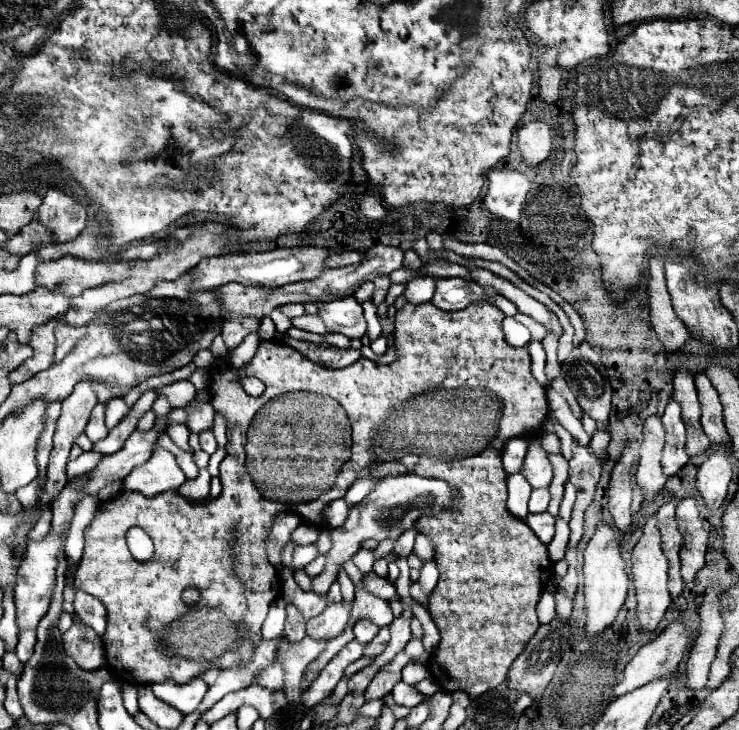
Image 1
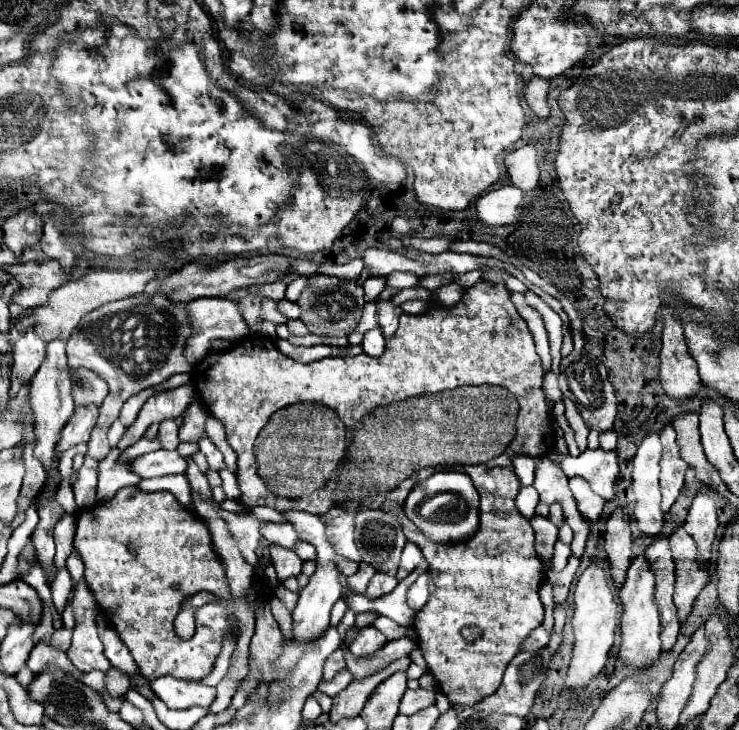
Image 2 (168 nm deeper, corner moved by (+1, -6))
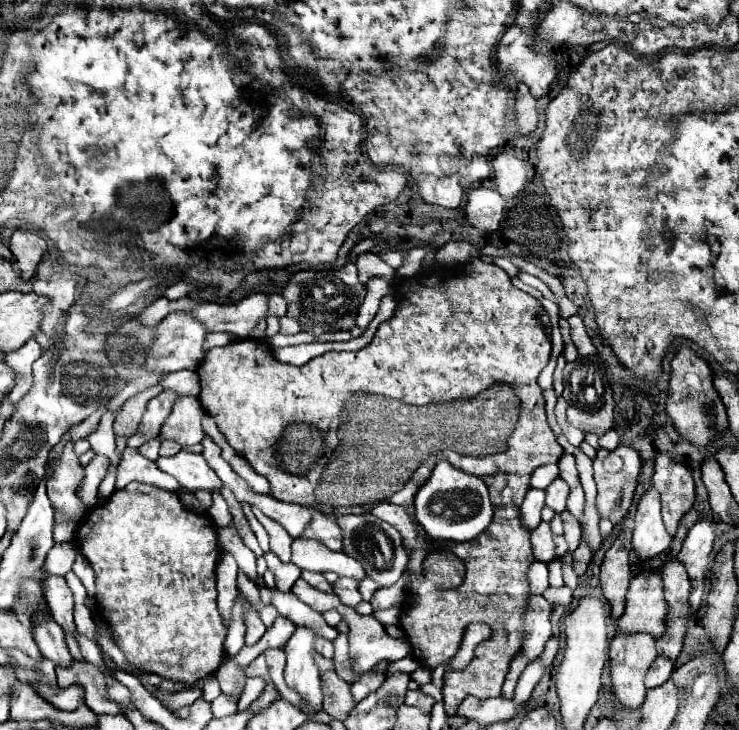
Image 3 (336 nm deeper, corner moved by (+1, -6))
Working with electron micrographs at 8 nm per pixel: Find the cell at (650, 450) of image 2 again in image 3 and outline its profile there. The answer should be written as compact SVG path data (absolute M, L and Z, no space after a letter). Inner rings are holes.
M654 487L646 491L646 495L638 503L636 511L636 529L632 535L634 553L640 561L648 561L662 551L666 551L672 543L672 537L668 535L662 515L660 515L660 497Z

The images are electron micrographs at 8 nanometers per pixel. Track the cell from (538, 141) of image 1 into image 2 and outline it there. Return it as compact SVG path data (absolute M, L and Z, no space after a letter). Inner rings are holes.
M530 143L508 153L504 163L506 163L506 171L508 171L510 181L524 191L534 189L540 181L538 161L540 161L540 153L538 153L536 145L530 145Z

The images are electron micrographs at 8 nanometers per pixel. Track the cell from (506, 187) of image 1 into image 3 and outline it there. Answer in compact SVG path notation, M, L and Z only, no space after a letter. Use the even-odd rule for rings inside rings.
M474 189L466 203L468 223L482 231L496 231L502 221L504 205L506 199L496 189Z

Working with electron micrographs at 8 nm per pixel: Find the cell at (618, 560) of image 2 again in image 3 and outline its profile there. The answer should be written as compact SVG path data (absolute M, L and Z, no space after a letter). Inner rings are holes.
M622 533L606 551L606 557L602 563L600 585L602 585L602 593L606 601L610 603L612 619L618 619L624 611L624 597L632 577L630 551L632 551L632 535Z

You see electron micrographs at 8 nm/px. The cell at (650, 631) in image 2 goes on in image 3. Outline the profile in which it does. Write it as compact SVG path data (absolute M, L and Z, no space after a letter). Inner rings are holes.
M636 633L636 635L616 635L610 641L610 677L612 677L612 691L616 699L624 705L626 711L634 711L644 703L646 685L644 677L648 667L656 659L656 639L648 633Z

